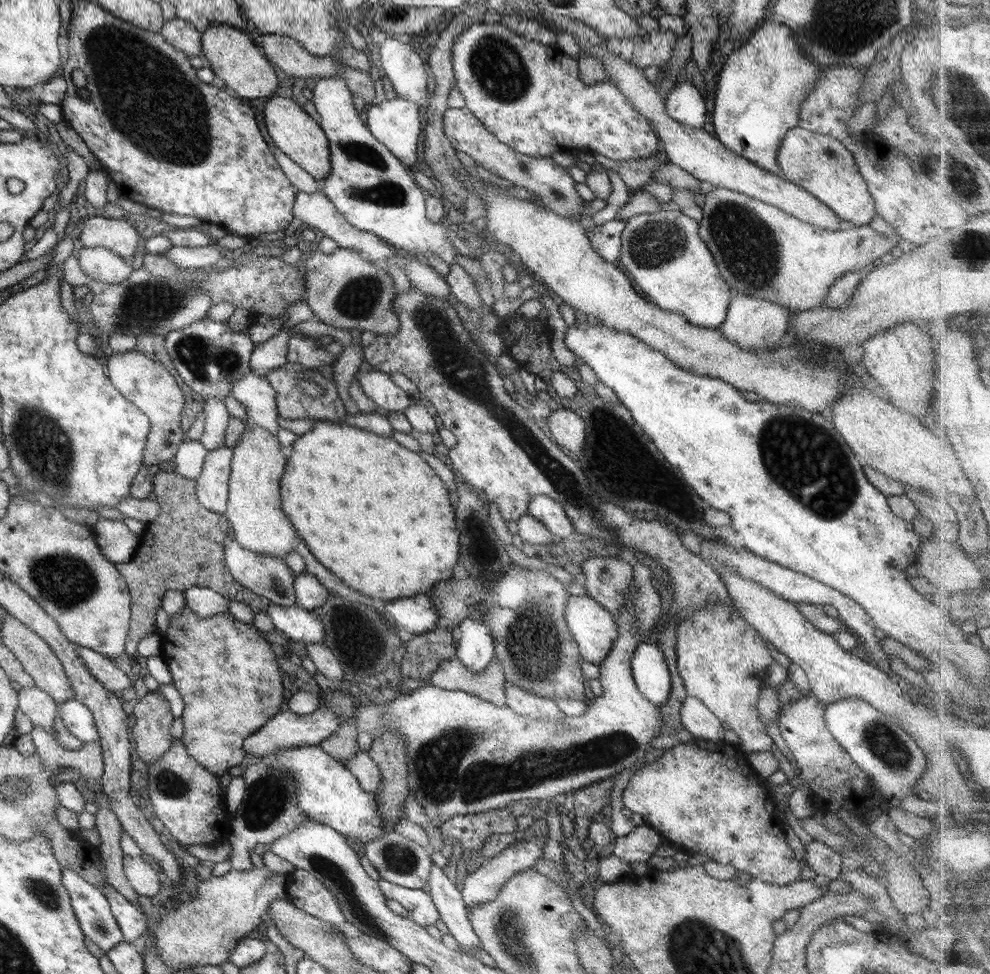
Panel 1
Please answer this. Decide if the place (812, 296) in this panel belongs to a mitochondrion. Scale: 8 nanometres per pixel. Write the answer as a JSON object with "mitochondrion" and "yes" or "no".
{"mitochondrion":"no"}

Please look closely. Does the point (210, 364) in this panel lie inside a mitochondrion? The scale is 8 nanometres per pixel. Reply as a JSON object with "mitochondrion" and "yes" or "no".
{"mitochondrion":"yes"}

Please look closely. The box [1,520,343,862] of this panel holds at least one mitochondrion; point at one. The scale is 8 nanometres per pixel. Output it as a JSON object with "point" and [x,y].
{"point":[66,582]}

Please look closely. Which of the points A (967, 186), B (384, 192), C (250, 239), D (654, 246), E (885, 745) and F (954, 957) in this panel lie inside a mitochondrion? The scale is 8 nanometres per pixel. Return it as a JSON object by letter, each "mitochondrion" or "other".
{"A":"mitochondrion","B":"mitochondrion","C":"other","D":"mitochondrion","E":"mitochondrion","F":"other"}

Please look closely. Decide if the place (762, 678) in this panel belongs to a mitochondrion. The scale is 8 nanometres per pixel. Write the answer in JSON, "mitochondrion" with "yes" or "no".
{"mitochondrion":"no"}

